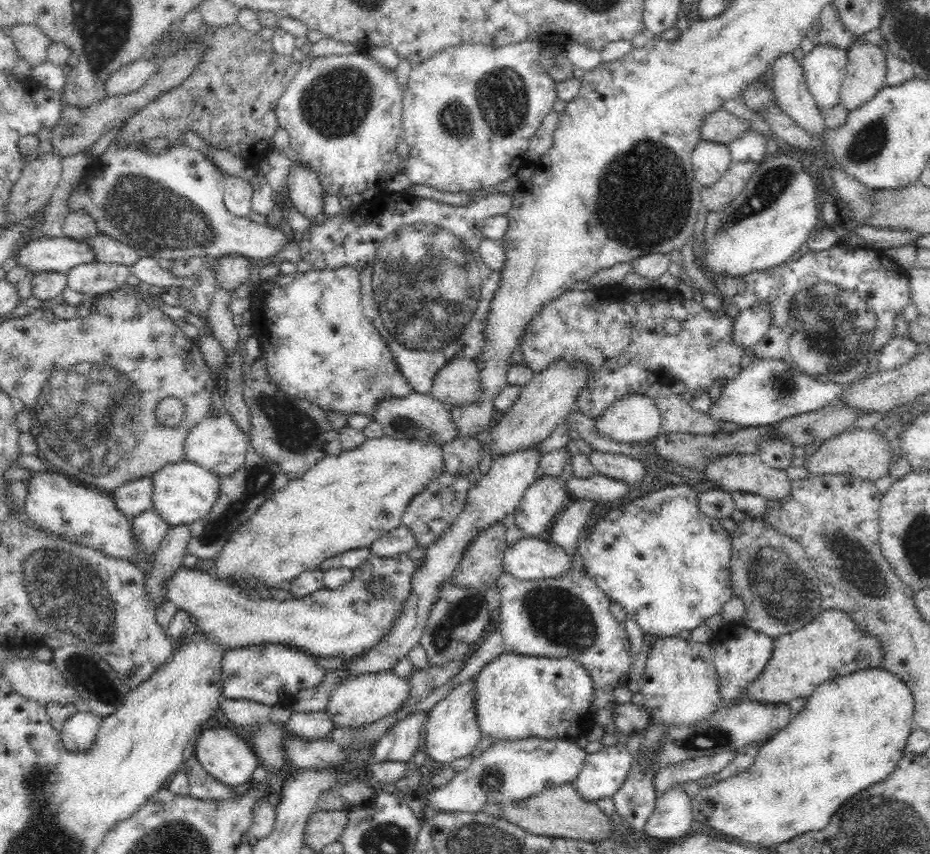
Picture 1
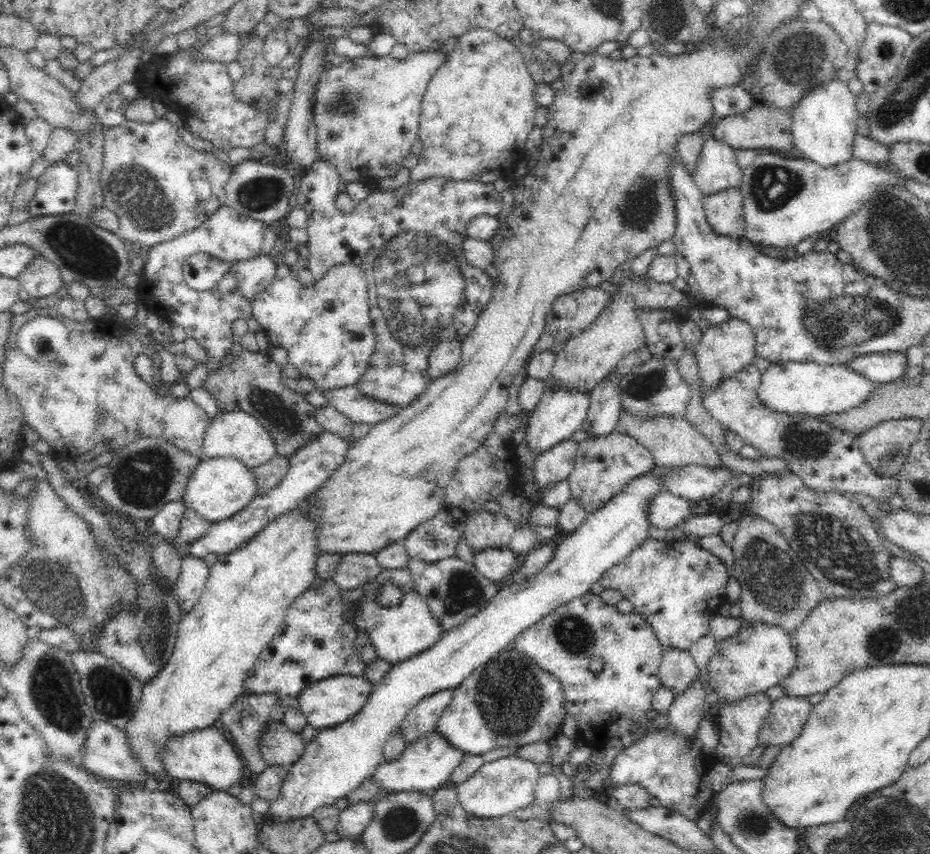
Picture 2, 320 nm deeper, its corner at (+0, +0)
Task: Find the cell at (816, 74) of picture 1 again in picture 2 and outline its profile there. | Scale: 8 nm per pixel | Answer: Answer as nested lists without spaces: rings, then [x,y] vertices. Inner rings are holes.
[[[838,79],[834,80],[834,82],[828,82],[828,84],[824,84],[824,86],[816,86],[815,89],[809,90],[806,94],[804,94],[804,96],[798,101],[798,104],[796,104],[794,108],[790,109],[790,113],[792,119],[791,131],[795,145],[794,154],[800,155],[822,168],[830,168],[854,158],[854,149],[856,148],[856,134],[858,134],[856,132],[856,126],[859,114],[856,111],[856,96],[855,94],[851,93],[847,84],[844,84],[844,82]]]

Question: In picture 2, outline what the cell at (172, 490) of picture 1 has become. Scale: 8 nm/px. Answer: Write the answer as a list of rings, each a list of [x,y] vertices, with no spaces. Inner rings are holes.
[[[236,457],[203,458],[190,475],[184,494],[184,505],[192,507],[211,524],[236,516],[258,496],[256,477],[251,470],[252,468],[248,468]]]

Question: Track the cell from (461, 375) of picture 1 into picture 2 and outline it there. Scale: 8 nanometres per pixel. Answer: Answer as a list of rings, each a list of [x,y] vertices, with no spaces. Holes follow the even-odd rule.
[[[461,339],[437,340],[429,346],[428,374],[432,379],[448,374],[458,366],[461,354]]]

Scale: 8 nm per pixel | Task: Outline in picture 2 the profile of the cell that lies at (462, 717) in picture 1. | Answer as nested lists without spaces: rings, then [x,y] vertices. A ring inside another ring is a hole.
[[[432,729],[423,737],[417,738],[413,743],[409,743],[401,756],[394,761],[381,763],[375,770],[374,781],[380,787],[380,795],[404,791],[422,791],[437,789],[450,783],[452,772],[456,769],[464,753],[448,745],[444,737]]]

